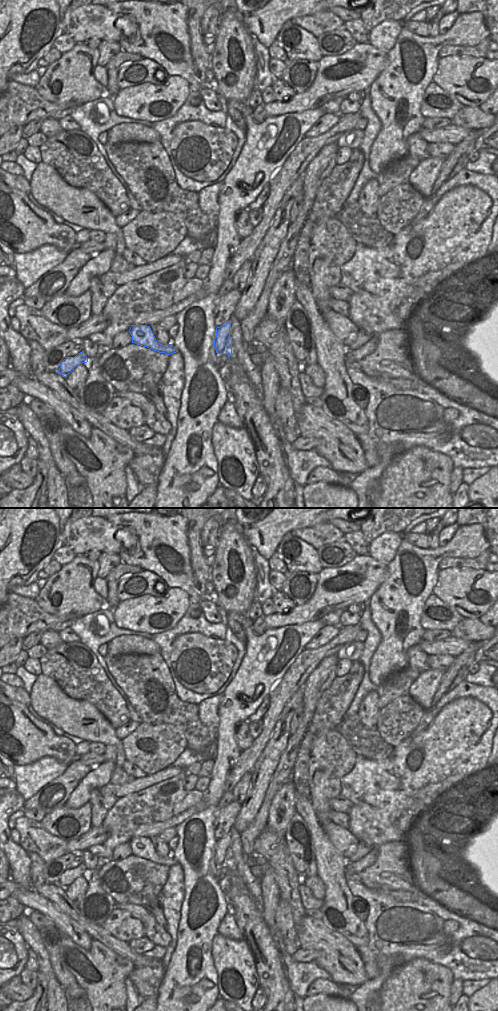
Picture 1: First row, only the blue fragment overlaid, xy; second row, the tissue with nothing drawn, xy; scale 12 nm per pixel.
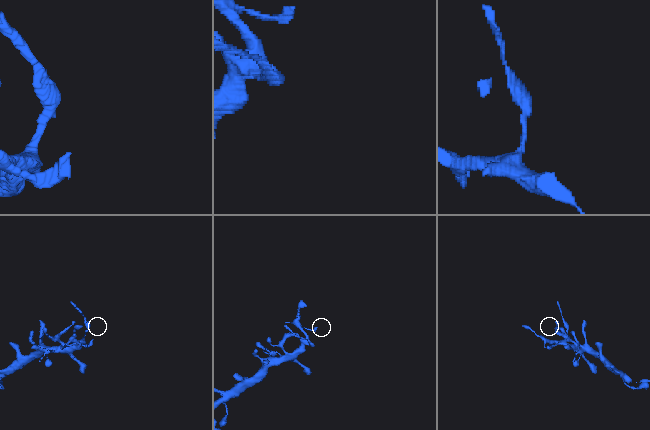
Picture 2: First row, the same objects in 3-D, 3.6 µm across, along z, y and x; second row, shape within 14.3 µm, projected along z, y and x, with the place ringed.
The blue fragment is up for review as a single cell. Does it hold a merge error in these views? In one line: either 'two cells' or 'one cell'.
one cell

